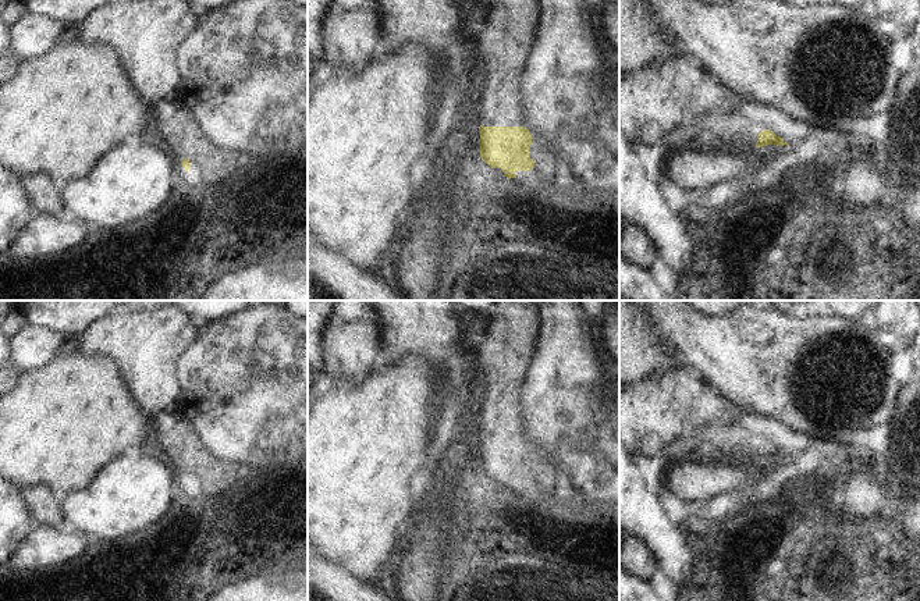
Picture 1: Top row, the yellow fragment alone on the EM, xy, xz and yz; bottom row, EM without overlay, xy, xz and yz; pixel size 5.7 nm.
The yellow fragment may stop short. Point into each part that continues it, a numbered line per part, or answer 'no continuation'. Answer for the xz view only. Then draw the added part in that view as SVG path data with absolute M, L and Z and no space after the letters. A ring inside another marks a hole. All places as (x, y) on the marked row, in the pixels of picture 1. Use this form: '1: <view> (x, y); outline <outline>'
1: xz (505, 46); outline M495 0L490 22L476 36L482 127L529 127L521 83L543 17L540 0Z

